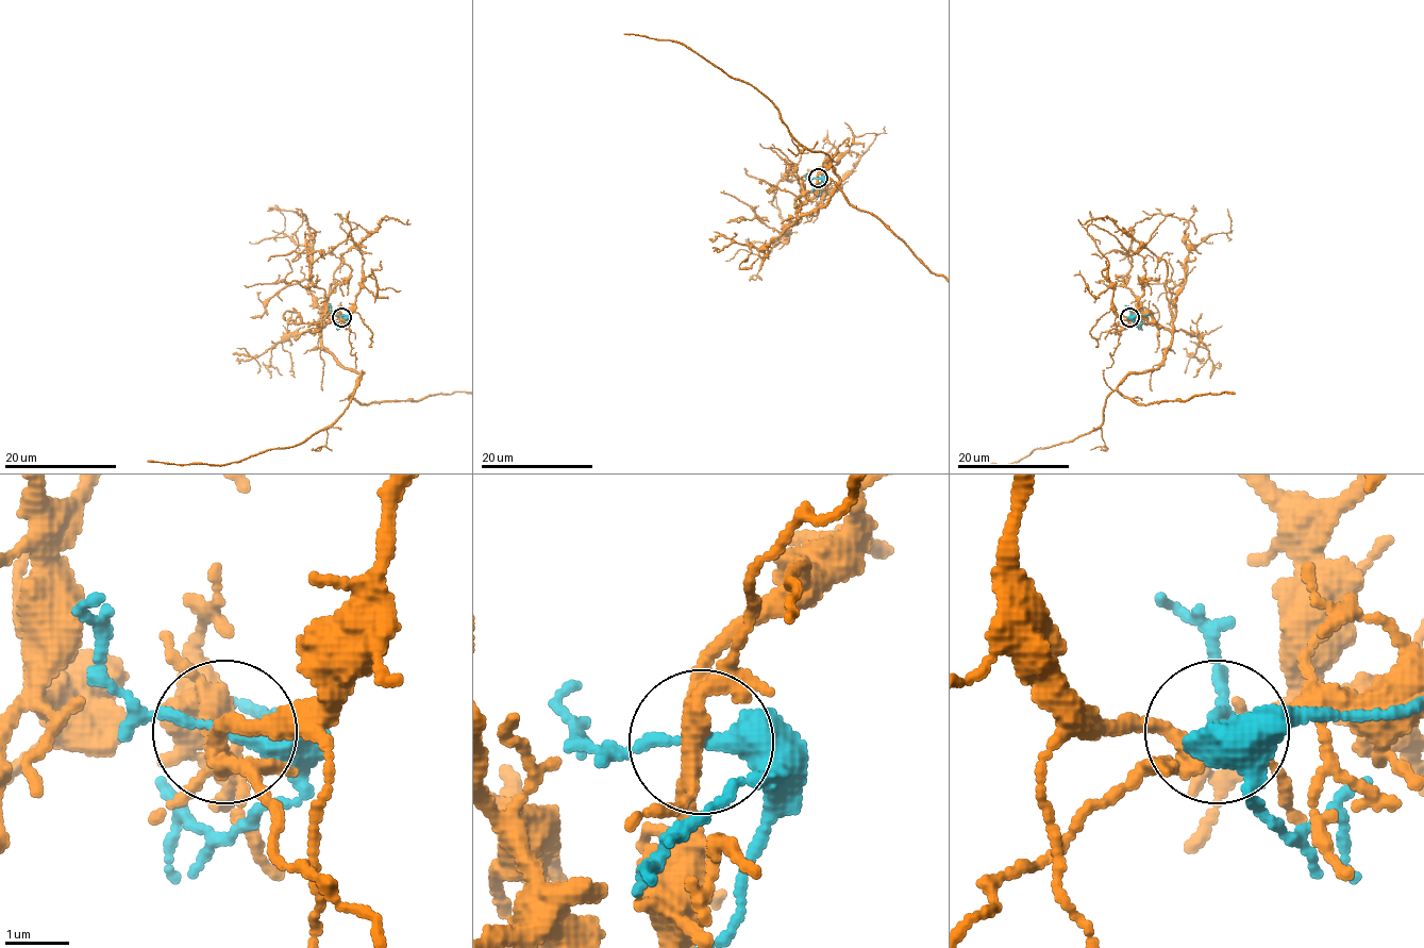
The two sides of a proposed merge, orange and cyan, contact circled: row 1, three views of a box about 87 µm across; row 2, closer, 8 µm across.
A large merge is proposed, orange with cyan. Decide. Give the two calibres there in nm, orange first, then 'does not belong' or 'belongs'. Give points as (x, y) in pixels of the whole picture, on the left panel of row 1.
260/280 nm | does not belong

